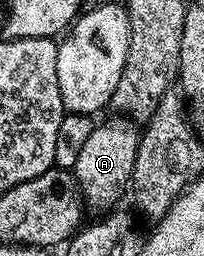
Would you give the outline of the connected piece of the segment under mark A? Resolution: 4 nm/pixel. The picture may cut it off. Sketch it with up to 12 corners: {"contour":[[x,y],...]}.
{"contour":[[97,124],[74,176],[89,210],[115,210],[130,189],[141,134]]}

